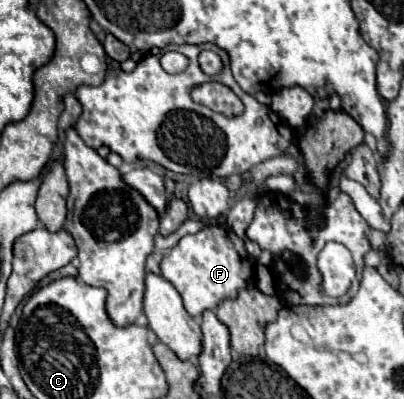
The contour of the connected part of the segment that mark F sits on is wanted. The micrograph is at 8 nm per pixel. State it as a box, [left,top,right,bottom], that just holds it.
[160,224,252,318]

